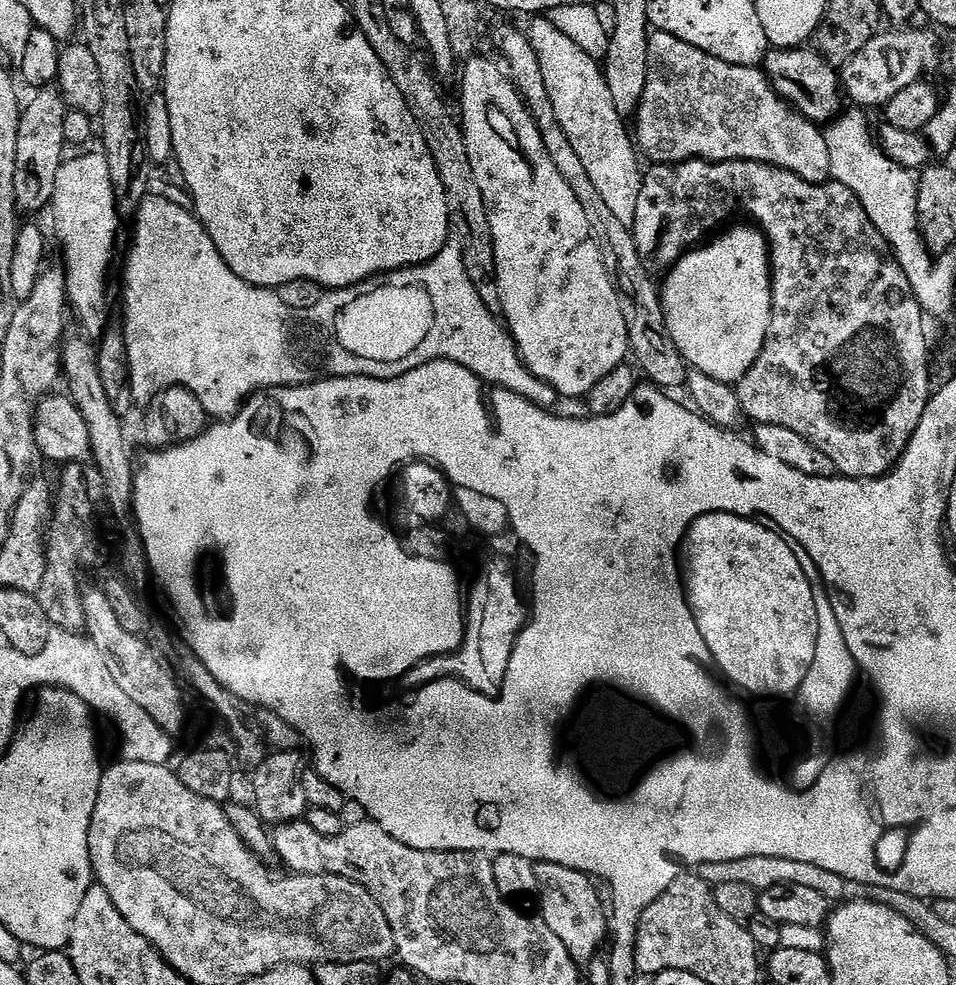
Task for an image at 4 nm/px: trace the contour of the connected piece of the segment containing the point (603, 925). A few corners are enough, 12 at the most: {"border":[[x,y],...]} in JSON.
{"border":[[537,863],[546,926],[572,960],[597,959],[610,916],[593,877]]}

